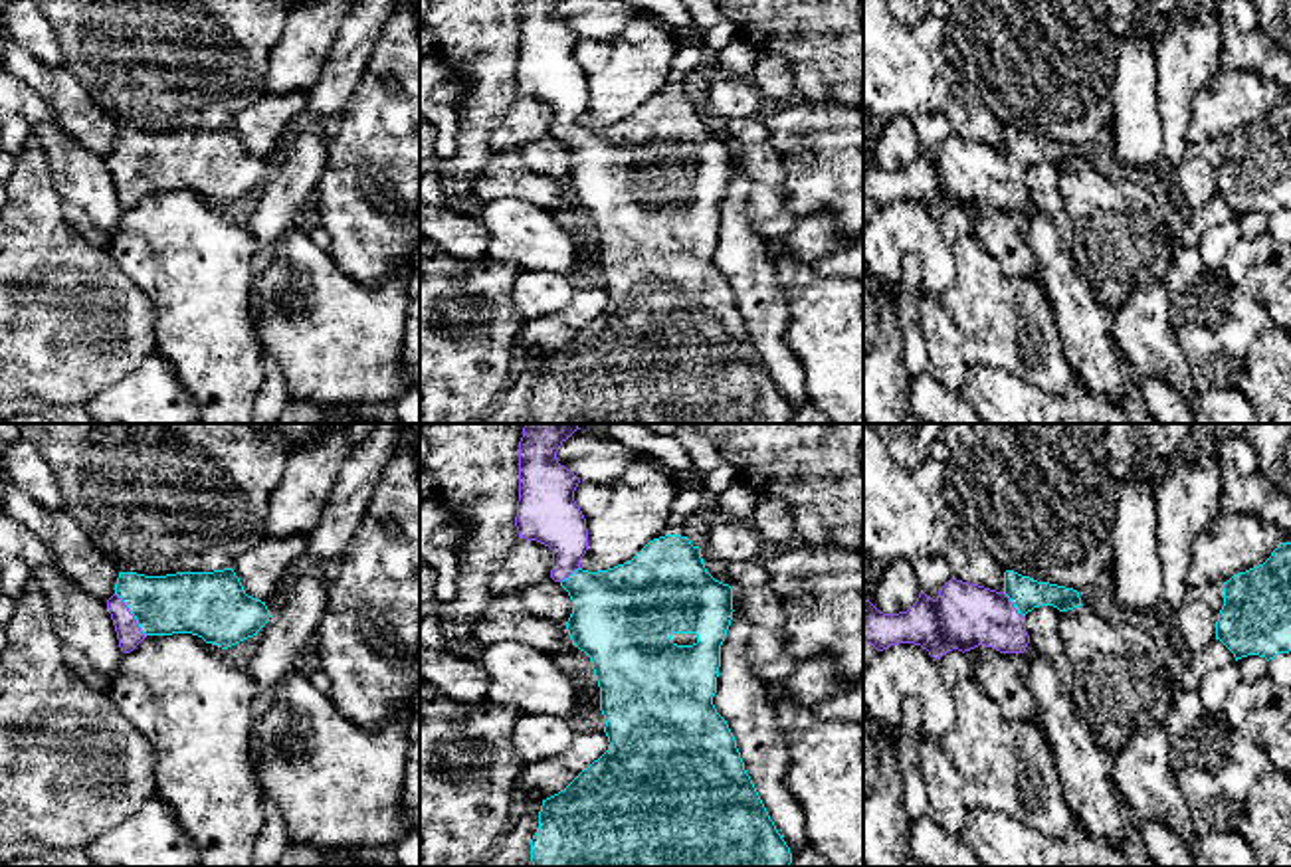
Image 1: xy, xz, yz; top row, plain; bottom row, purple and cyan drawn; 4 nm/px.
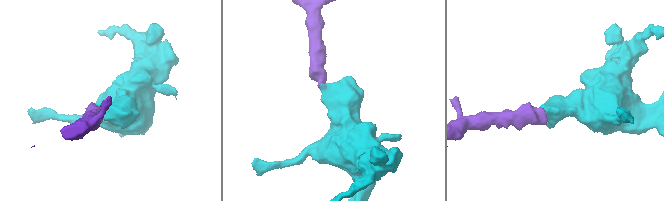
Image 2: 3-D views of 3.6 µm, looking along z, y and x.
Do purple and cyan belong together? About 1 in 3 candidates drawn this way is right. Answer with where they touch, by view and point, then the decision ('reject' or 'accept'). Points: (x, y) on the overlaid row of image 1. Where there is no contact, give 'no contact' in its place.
contact xy (131, 614); accept

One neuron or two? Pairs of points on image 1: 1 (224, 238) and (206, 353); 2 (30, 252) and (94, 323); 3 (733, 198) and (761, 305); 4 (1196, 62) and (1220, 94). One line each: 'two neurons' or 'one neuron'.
1: one neuron
2: one neuron
3: one neuron
4: two neurons

